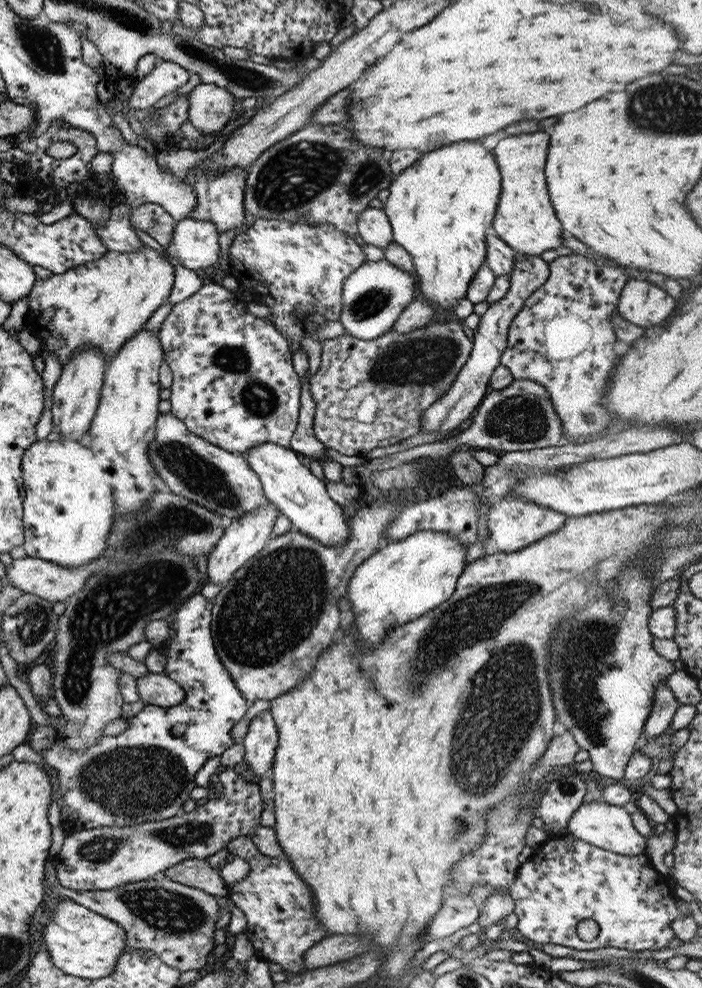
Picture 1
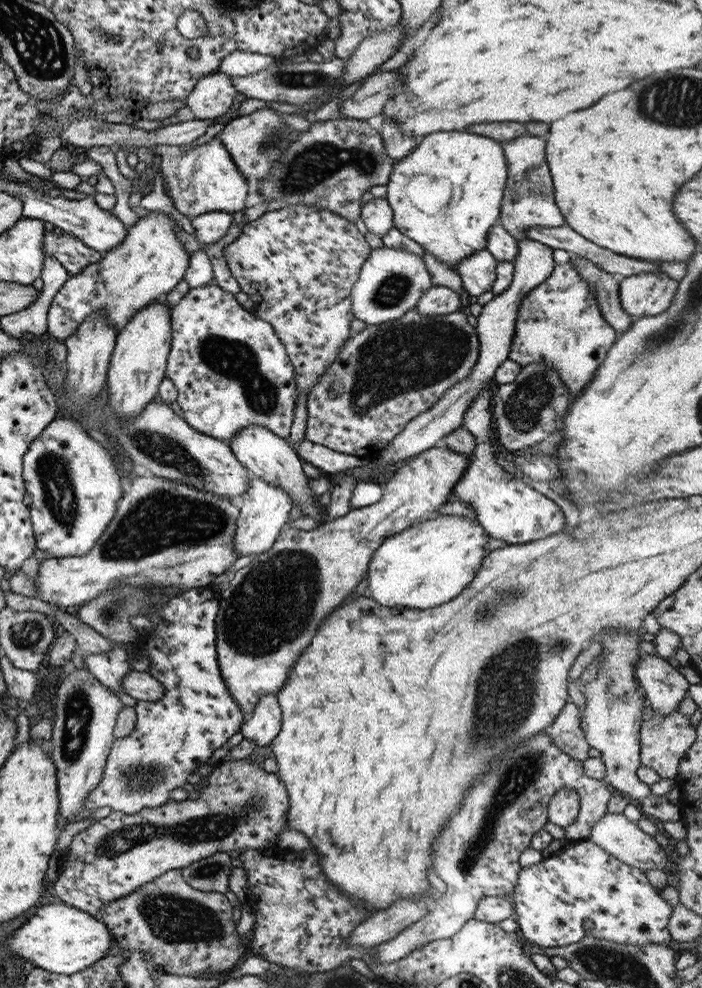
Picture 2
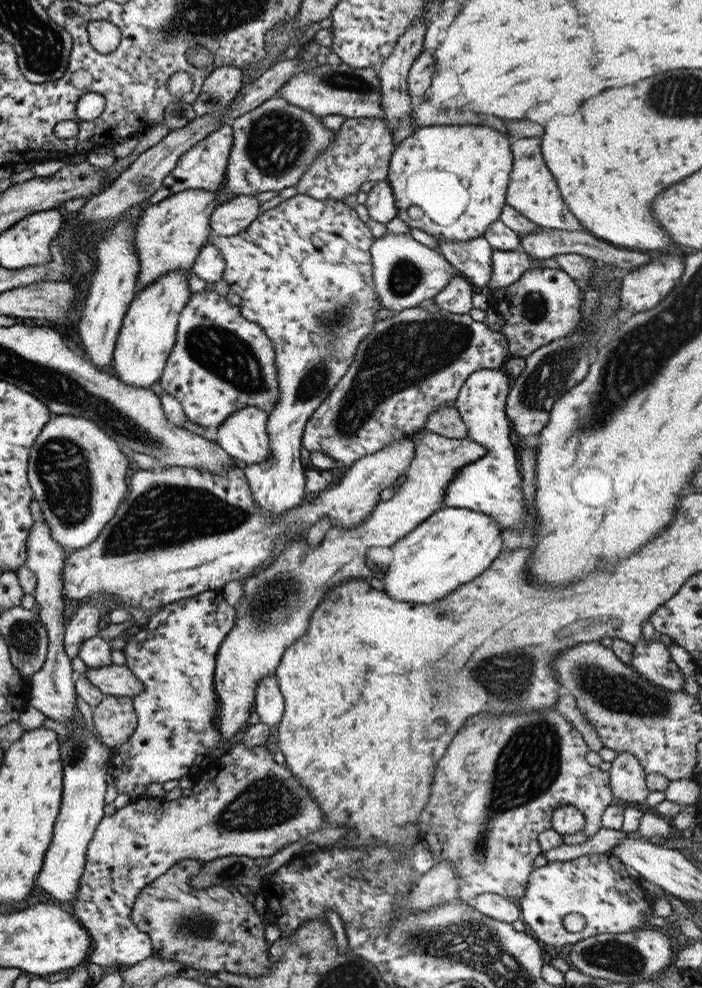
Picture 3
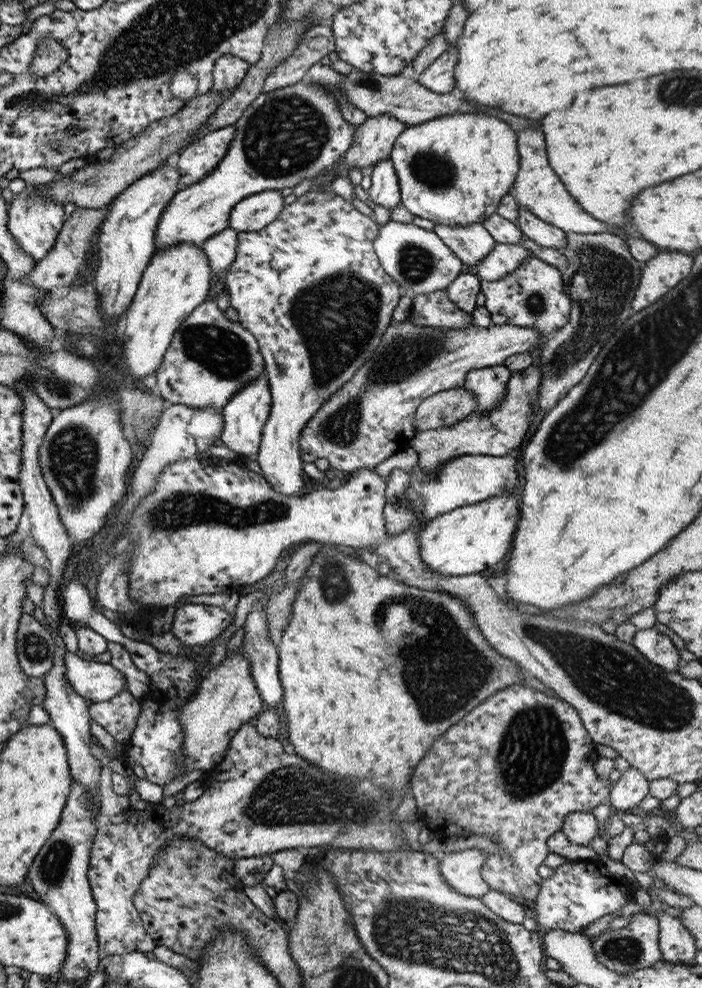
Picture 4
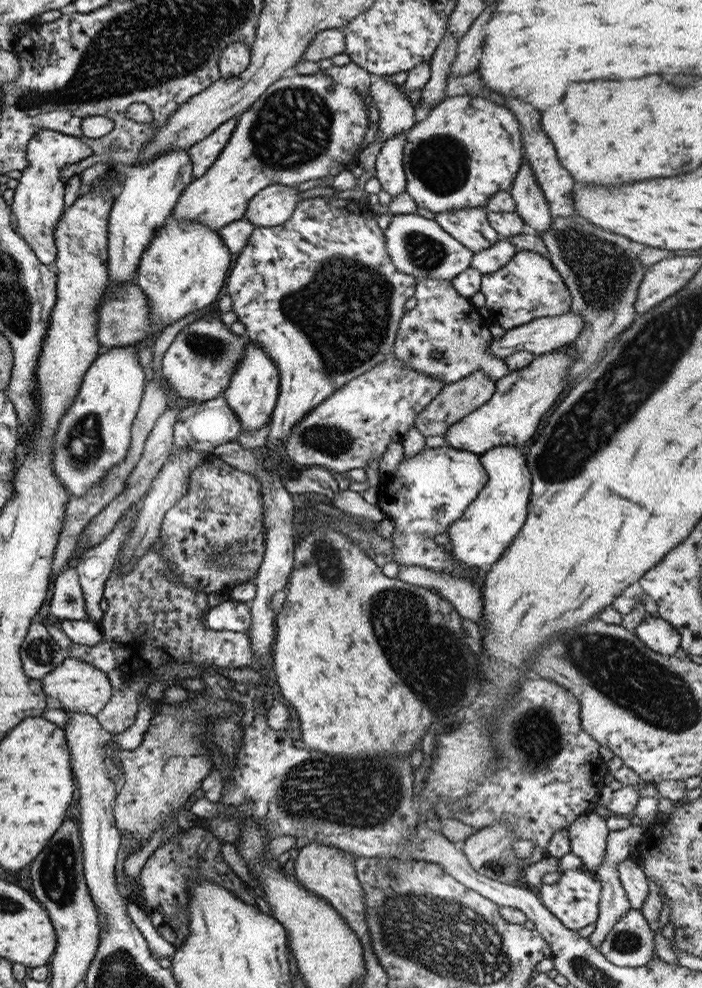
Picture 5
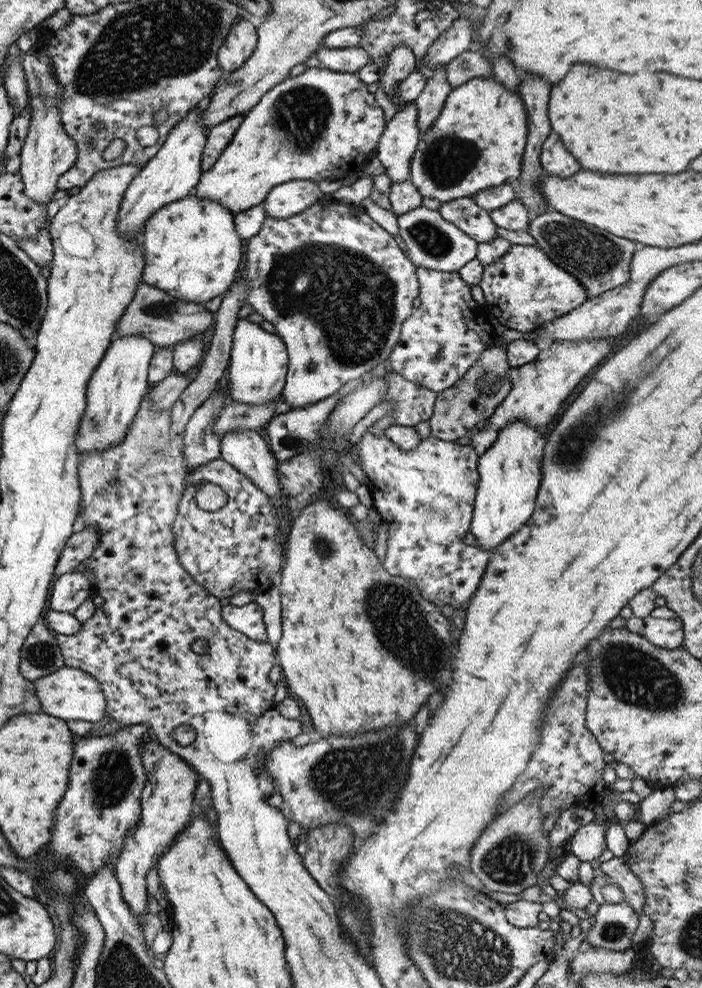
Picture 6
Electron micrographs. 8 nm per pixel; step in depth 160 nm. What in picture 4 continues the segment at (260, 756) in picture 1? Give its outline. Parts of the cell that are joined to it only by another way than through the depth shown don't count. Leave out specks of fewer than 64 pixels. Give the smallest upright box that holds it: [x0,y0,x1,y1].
[242,603,282,708]

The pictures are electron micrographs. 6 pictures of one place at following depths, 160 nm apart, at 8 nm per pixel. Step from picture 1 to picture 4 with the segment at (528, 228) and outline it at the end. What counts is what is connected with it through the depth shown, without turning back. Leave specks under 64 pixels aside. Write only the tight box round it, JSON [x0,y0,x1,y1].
[511,128,613,234]

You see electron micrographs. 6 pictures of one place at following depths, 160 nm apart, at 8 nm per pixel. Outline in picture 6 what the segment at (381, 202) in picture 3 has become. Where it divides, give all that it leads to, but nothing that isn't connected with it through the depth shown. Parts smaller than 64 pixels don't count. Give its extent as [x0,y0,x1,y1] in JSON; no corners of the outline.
[373,101,420,183]

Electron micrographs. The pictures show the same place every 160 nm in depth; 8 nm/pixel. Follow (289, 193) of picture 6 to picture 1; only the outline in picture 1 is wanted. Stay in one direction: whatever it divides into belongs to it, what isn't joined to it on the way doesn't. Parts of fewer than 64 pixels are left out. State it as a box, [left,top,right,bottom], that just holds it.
[165,217,219,273]

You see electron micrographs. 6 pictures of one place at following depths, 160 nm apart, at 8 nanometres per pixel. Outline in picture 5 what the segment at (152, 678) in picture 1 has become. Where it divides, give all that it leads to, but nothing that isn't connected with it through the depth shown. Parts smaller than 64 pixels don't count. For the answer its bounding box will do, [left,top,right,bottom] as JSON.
[40,657,112,716]

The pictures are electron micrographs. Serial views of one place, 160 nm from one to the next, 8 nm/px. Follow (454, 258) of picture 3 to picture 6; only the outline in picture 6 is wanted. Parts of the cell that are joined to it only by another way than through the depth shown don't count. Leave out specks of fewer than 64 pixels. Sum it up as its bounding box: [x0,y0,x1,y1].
[438,197,498,242]

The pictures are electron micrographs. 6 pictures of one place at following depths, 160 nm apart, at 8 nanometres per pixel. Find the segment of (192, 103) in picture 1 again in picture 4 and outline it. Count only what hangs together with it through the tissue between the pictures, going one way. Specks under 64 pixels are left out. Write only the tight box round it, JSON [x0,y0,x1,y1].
[211,54,249,92]

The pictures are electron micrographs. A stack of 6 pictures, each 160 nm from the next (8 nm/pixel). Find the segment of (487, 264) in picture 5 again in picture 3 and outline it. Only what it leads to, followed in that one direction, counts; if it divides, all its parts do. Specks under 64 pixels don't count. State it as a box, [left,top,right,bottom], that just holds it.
[486,249,558,289]

